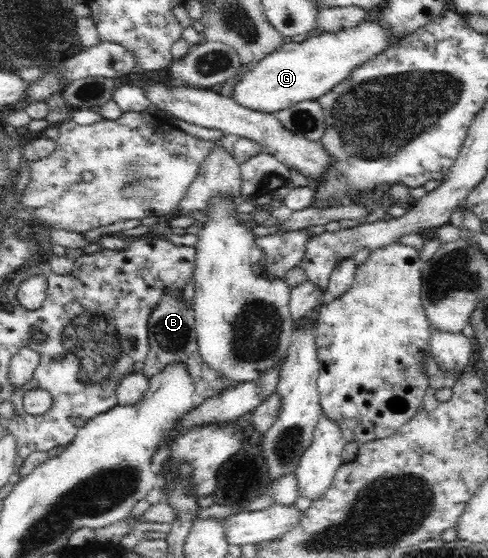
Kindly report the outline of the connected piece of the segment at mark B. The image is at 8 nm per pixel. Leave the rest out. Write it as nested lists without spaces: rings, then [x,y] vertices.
[[[172,288],[166,292],[150,312],[149,321],[146,325],[146,337],[149,338],[149,351],[144,360],[141,372],[151,378],[160,373],[166,365],[179,363],[183,365],[190,374],[194,382],[195,393],[198,399],[216,397],[228,387],[236,387],[237,381],[232,381],[226,376],[214,372],[200,356],[198,352],[198,342],[196,342],[196,326],[194,323],[193,302],[184,300],[182,290]]]

